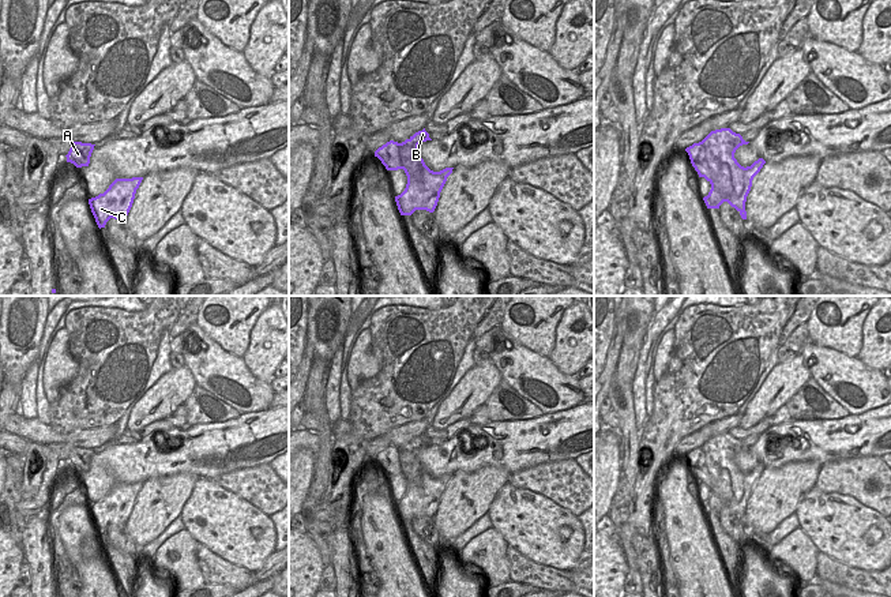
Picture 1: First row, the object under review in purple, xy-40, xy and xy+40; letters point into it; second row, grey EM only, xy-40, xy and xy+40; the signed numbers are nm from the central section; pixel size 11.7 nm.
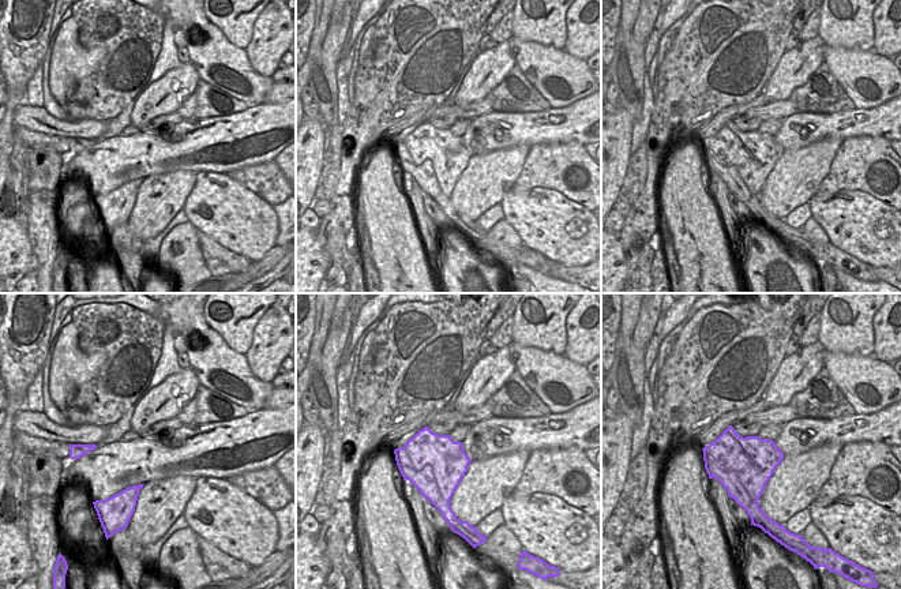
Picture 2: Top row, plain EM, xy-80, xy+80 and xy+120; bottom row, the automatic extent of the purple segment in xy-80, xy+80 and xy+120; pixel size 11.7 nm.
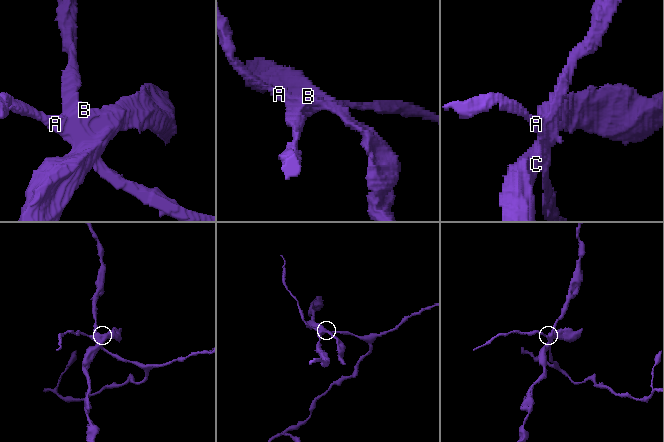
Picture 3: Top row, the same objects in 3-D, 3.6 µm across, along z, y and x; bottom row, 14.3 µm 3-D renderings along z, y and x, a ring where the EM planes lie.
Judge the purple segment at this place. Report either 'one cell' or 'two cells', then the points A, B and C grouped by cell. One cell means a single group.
two cells; A / B C

